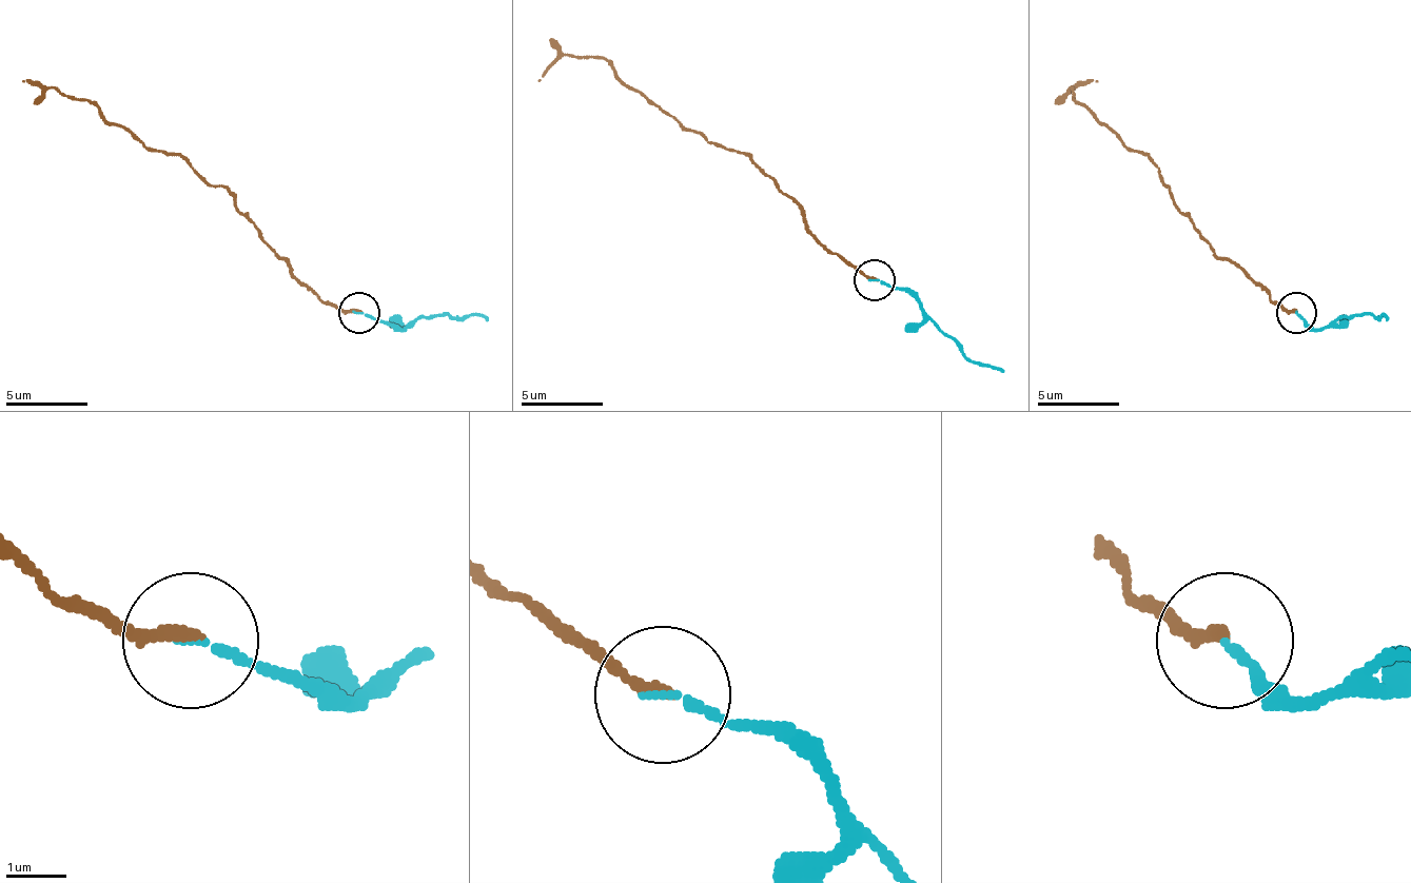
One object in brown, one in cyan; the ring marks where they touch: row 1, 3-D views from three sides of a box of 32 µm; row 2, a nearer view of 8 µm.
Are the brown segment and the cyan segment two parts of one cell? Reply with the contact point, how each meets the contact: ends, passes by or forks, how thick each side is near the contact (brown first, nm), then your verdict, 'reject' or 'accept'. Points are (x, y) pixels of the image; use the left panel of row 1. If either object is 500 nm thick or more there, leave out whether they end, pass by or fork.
place (358, 313); brown ends; cyan ends; calibres 200 and 130 nm; accept

